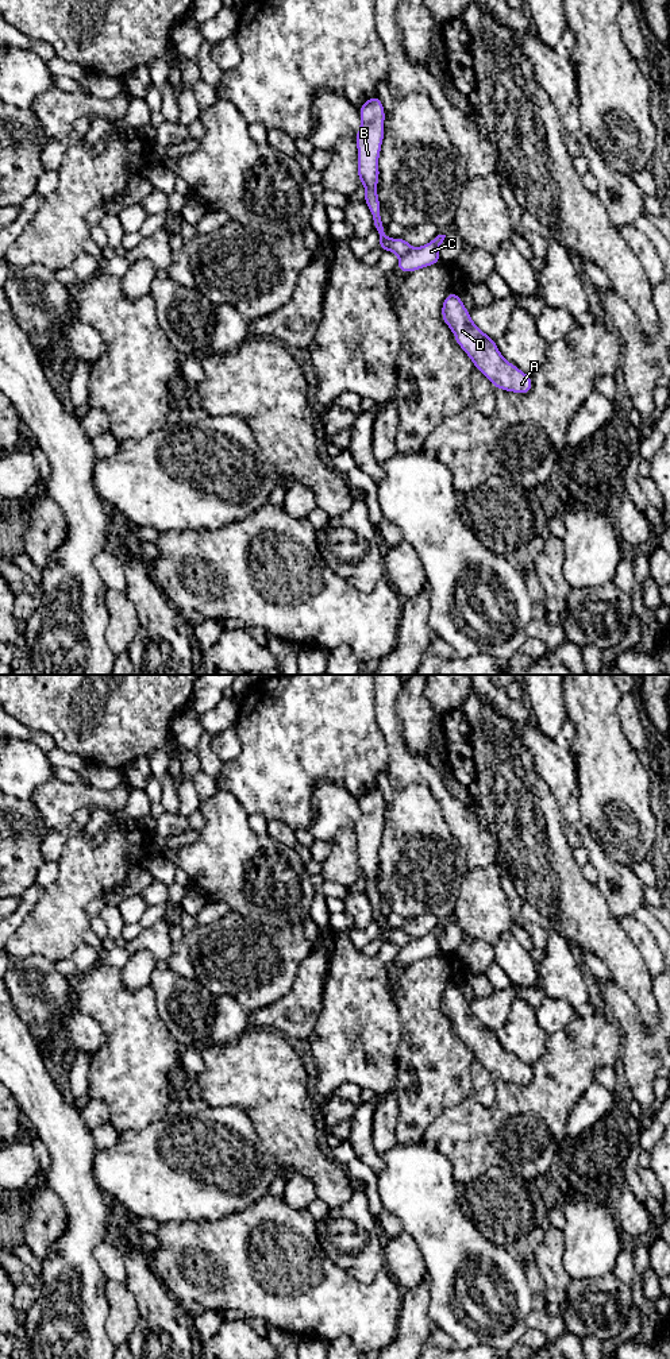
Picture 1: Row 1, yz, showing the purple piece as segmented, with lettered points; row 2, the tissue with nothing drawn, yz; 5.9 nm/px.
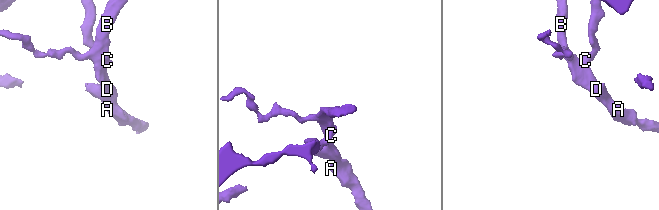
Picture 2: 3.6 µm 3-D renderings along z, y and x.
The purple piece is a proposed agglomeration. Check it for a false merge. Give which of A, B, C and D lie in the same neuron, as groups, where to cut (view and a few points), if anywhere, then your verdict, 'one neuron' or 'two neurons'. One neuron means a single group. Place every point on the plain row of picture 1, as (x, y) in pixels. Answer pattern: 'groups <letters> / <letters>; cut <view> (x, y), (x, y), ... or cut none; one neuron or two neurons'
groups A B D / C; cut yz (414, 939), (400, 949); two neurons

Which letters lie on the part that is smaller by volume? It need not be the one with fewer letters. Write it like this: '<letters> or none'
A, B, D

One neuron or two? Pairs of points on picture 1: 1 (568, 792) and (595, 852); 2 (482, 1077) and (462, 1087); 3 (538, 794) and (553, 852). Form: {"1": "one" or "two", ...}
{"1": "one", "2": "two", "3": "one"}

